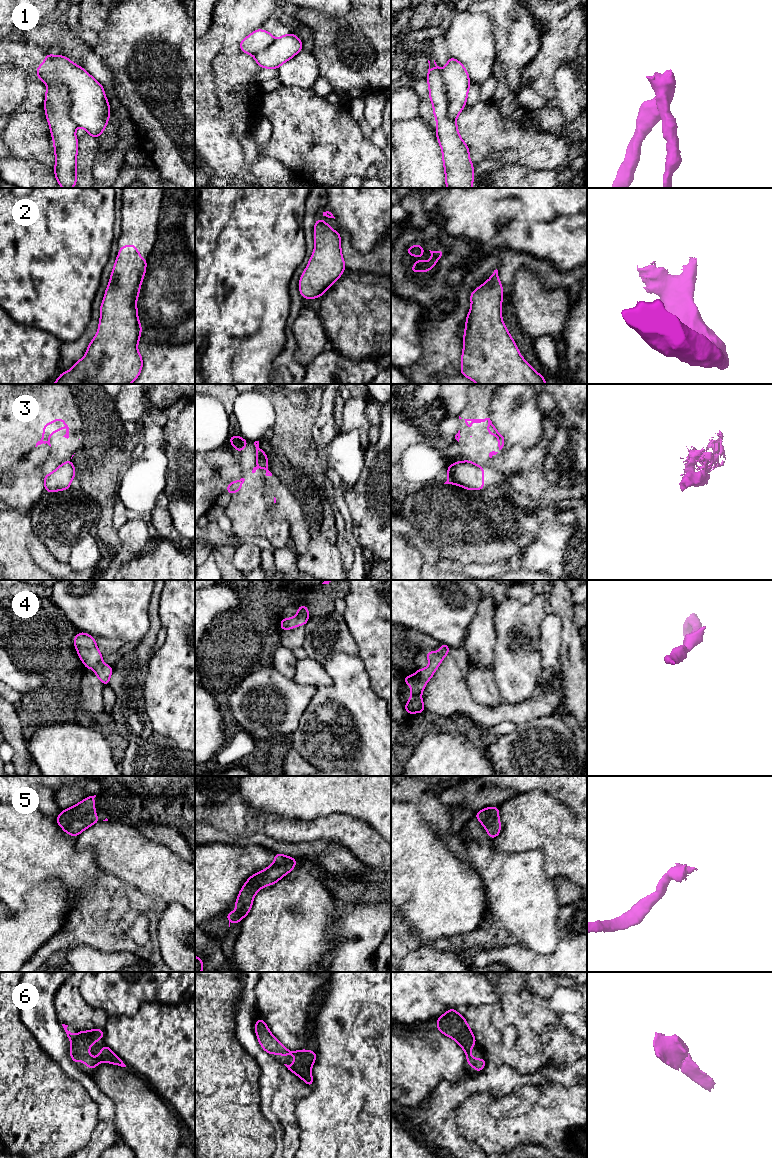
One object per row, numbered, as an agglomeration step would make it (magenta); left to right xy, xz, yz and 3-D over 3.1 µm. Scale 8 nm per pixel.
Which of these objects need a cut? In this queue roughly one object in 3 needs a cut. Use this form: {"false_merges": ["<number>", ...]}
{"false_merges": ["1", "3"]}

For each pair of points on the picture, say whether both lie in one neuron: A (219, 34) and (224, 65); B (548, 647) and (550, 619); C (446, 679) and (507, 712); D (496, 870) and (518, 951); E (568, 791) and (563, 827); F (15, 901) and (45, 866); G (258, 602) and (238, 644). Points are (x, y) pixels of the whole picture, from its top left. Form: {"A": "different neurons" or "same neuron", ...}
{"A": "different neurons", "B": "same neuron", "C": "same neuron", "D": "different neurons", "E": "different neurons", "F": "same neuron", "G": "same neuron"}

